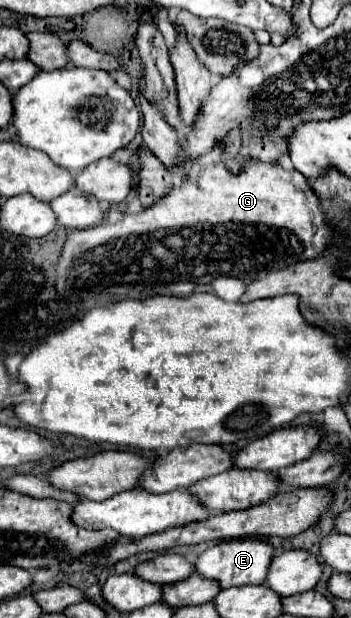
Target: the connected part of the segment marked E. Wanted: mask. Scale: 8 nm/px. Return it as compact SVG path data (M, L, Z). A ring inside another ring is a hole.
M230 540L220 542L208 550L204 550L196 560L196 572L202 578L218 582L220 588L232 588L232 586L244 586L244 584L262 584L266 576L266 568L274 556L274 548L268 542L262 540Z

